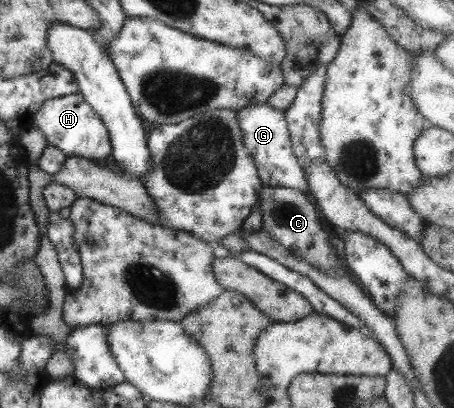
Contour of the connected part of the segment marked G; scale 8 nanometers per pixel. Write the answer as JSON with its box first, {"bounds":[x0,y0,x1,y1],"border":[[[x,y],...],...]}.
{"bounds":[236,103,307,191],"border":[[[268,103],[247,105],[236,113],[238,126],[243,132],[244,150],[246,150],[261,184],[268,187],[282,187],[296,191],[306,191],[307,183],[300,161],[290,148],[290,135],[283,111],[272,108]]]}

